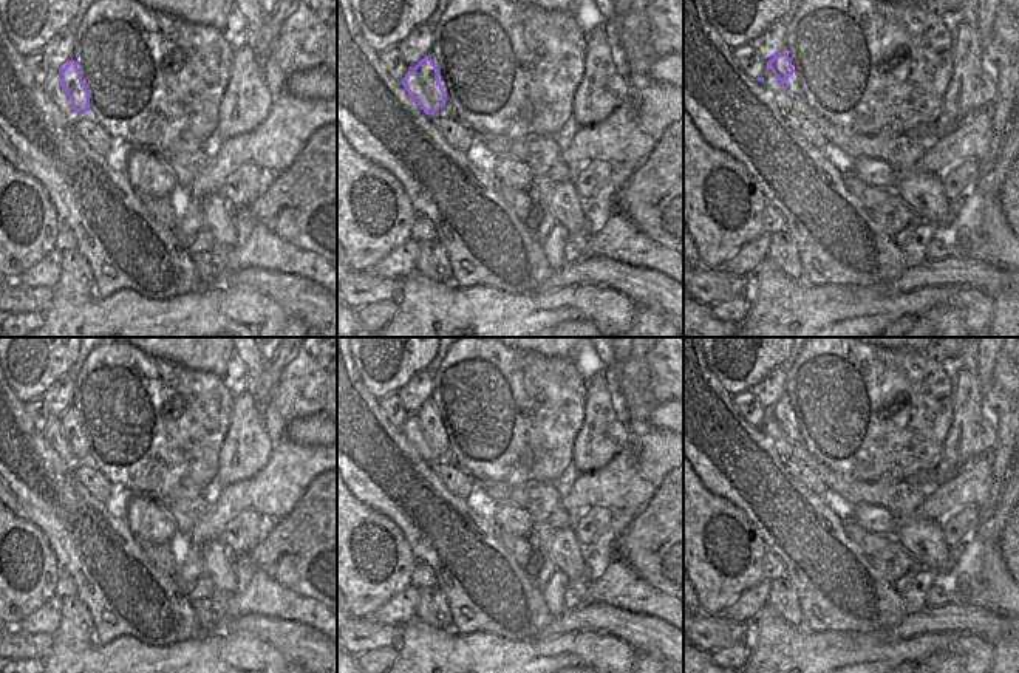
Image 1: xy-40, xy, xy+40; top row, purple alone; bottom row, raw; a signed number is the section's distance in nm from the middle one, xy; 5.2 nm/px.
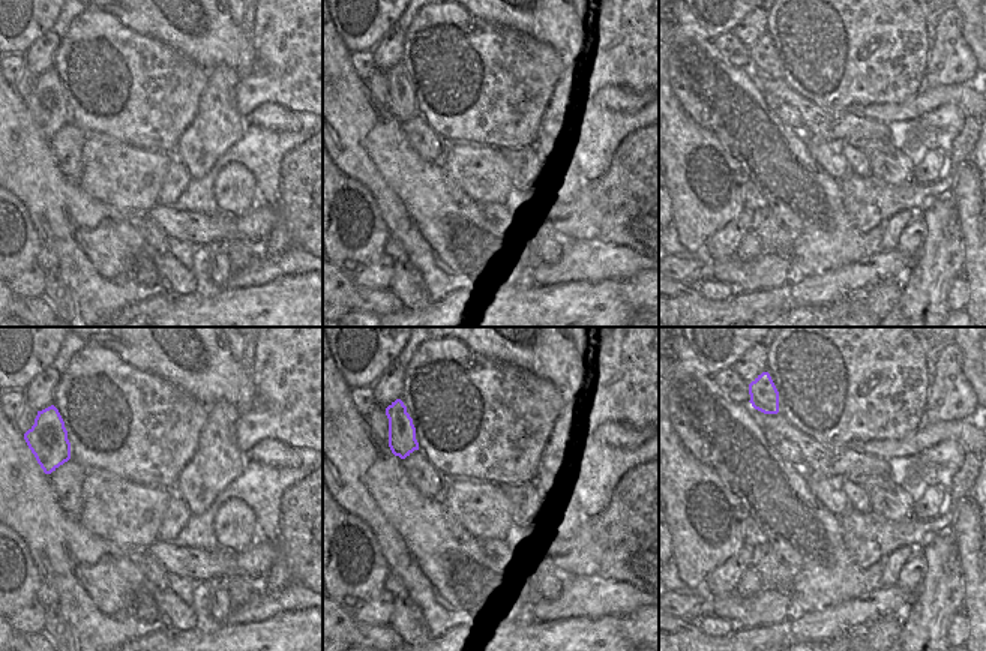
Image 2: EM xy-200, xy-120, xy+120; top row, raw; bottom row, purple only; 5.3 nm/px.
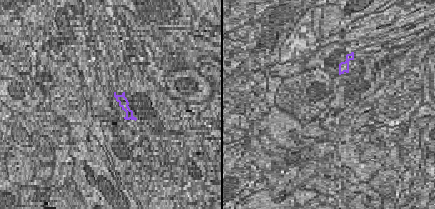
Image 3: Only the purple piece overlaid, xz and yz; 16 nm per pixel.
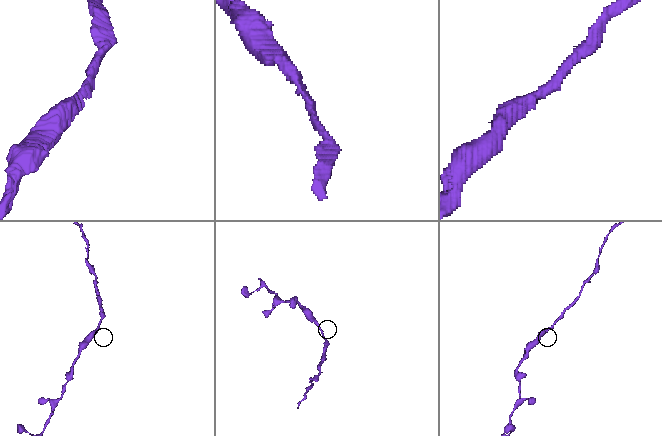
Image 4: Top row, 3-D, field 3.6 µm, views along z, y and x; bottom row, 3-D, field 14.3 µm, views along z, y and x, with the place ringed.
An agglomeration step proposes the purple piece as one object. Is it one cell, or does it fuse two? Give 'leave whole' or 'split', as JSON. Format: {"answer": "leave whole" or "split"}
{"answer": "leave whole"}

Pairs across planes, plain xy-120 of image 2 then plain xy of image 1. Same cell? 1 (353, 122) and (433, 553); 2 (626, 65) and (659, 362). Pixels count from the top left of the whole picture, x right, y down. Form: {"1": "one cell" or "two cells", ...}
{"1": "one cell", "2": "one cell"}

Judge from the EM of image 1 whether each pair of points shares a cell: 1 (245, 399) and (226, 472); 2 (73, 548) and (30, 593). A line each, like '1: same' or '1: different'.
1: same
2: different

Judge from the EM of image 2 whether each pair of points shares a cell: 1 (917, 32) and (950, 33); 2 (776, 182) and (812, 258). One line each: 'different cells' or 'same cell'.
1: different cells
2: same cell

